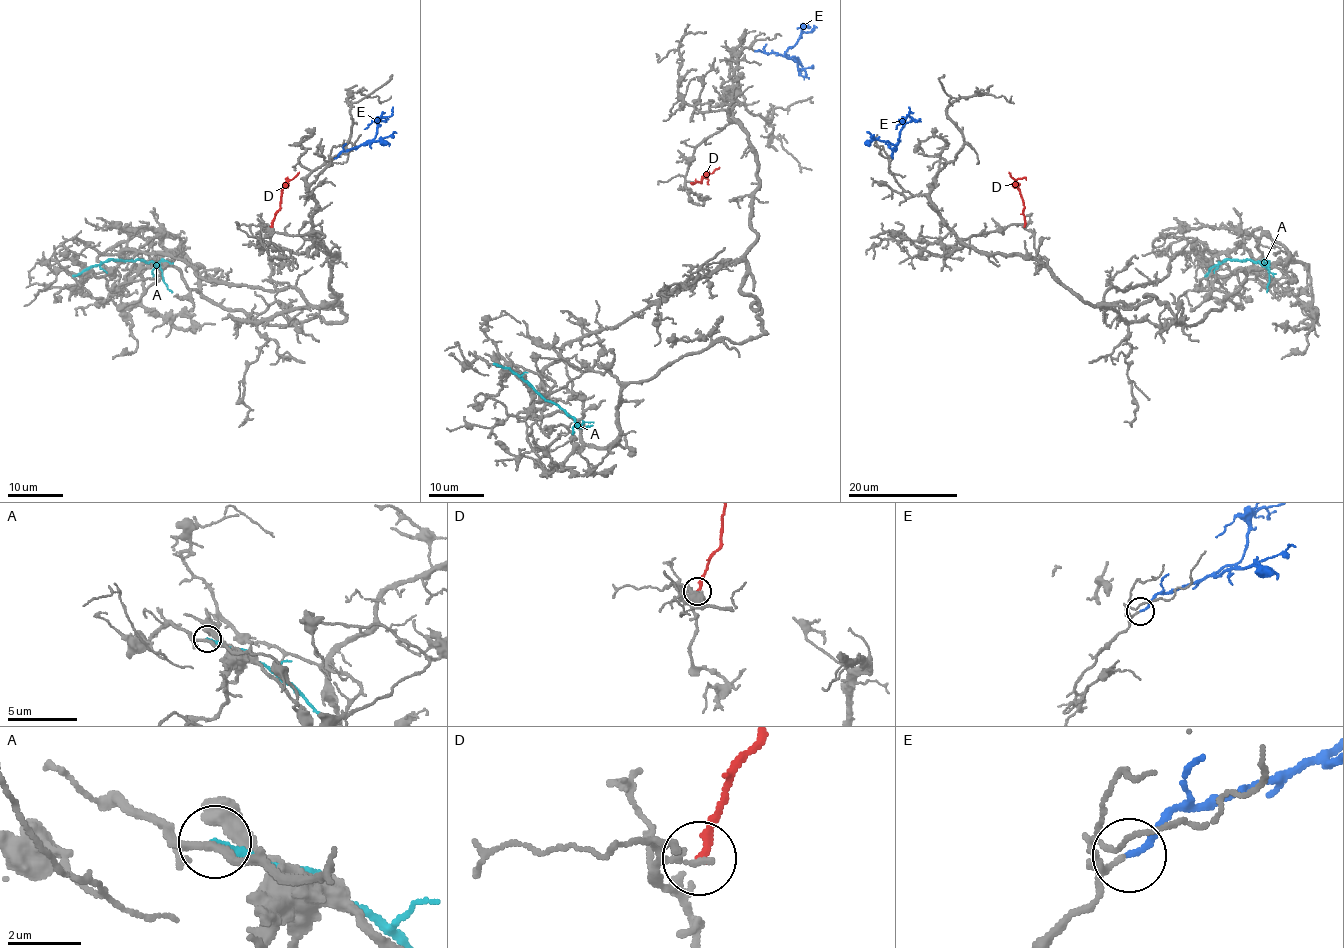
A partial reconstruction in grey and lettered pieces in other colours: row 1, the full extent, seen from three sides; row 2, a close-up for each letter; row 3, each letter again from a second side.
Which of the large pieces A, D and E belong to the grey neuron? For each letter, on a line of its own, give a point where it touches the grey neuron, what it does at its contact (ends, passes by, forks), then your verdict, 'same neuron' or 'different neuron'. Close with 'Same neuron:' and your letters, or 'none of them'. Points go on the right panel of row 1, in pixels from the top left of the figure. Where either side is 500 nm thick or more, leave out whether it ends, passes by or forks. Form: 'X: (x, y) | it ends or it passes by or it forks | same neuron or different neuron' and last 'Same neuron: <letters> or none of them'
A: (1205, 276) | it ends | different neuron
D: (1024, 226) | it ends | different neuron
E: (892, 158) | it ends | same neuron
Same neuron: E

